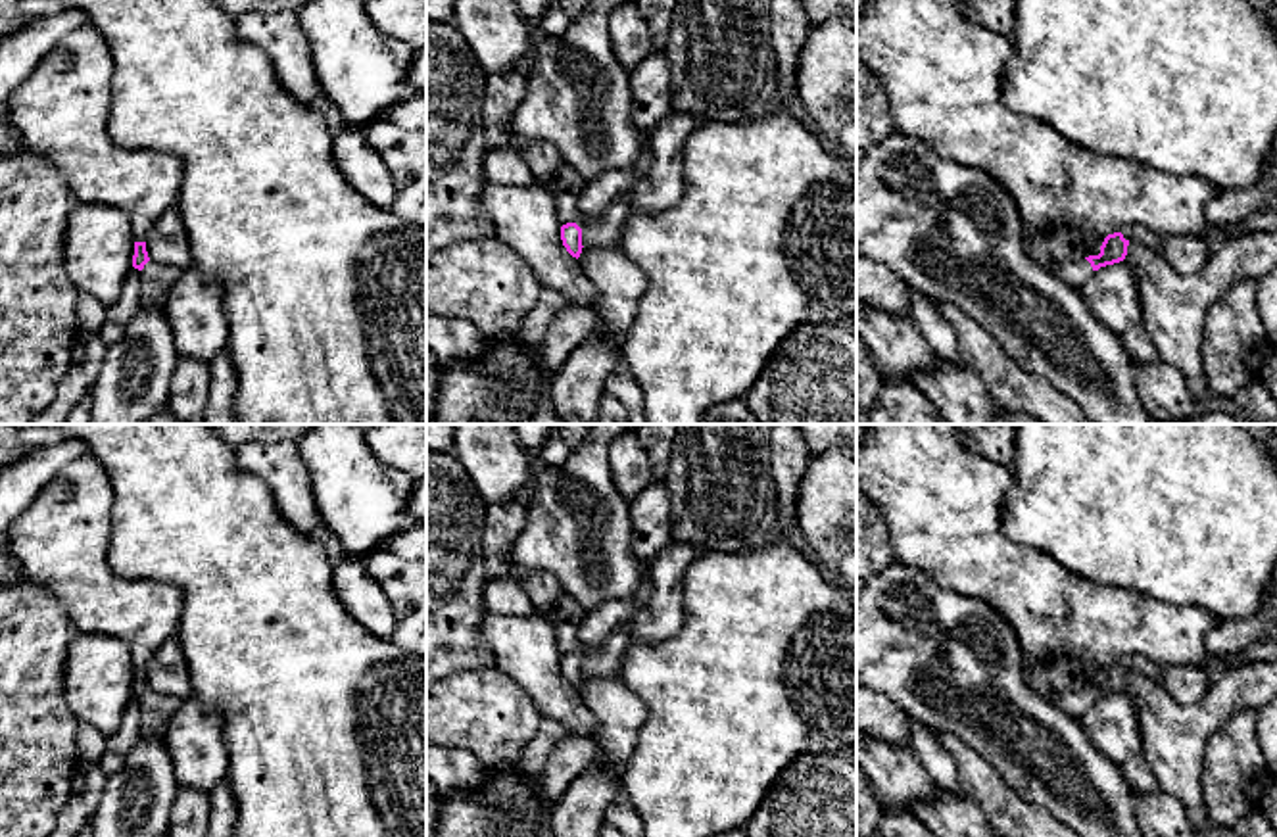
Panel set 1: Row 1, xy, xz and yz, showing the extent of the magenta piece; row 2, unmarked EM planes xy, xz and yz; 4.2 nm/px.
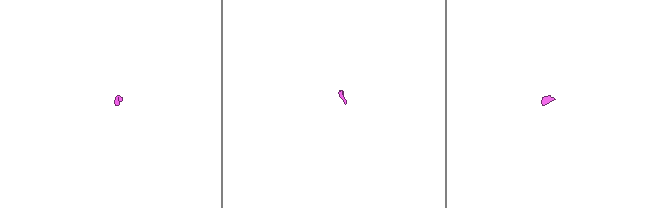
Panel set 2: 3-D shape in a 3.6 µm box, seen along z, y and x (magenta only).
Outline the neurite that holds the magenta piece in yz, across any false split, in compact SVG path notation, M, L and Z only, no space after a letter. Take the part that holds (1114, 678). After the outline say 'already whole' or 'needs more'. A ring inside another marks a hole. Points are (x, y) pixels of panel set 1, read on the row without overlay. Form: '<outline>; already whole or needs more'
M1131 655L1121 662L1108 664L1098 685L1089 685L1081 691L1062 691L1054 697L1054 705L1079 720L1100 697L1123 691L1131 672L1162 683L1162 662L1144 655Z; needs more

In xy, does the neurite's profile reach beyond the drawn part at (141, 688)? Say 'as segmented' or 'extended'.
extended

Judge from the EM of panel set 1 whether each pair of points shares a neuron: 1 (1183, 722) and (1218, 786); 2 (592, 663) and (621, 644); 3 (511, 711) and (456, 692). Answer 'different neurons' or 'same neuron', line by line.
1: different neurons
2: same neuron
3: same neuron

